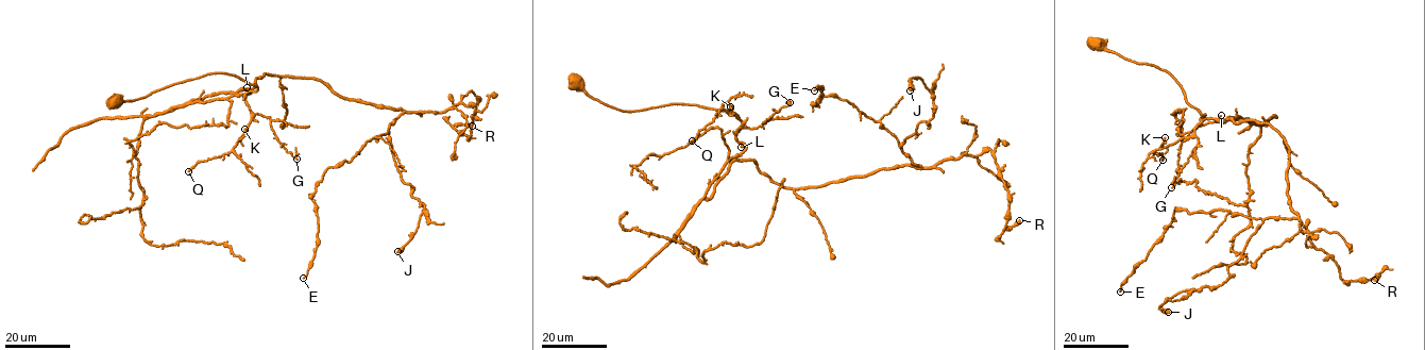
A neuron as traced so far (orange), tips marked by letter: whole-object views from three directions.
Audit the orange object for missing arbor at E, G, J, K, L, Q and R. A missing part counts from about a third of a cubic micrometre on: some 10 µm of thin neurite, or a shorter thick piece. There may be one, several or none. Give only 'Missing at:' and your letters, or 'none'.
Missing at: none

